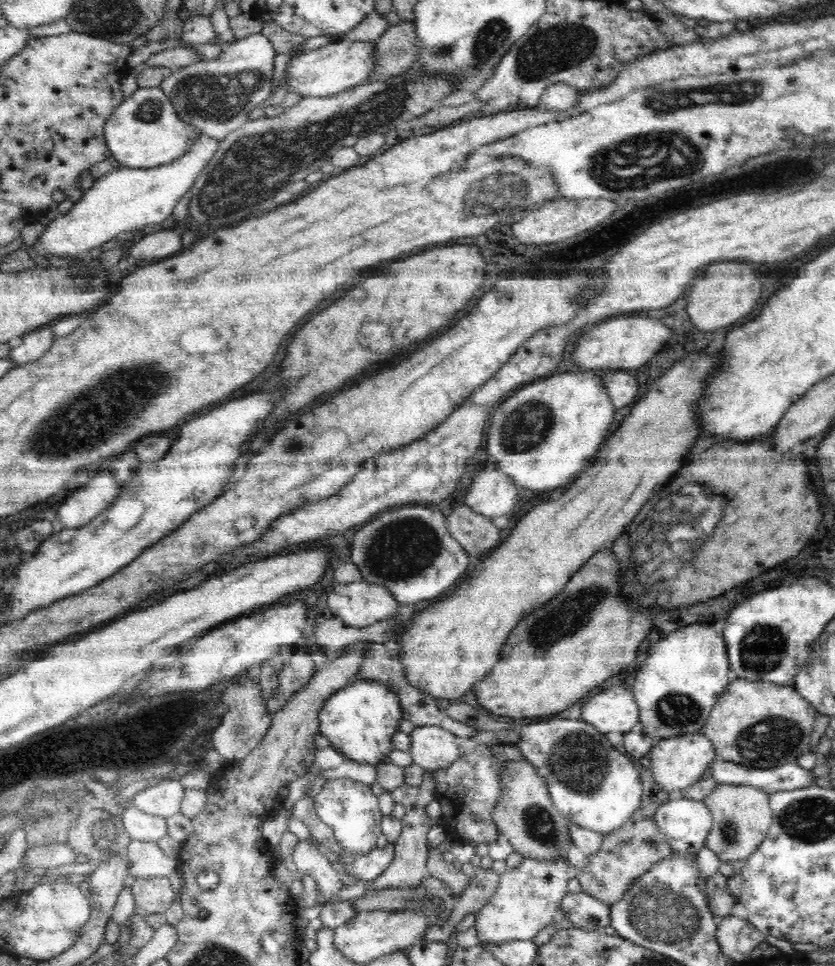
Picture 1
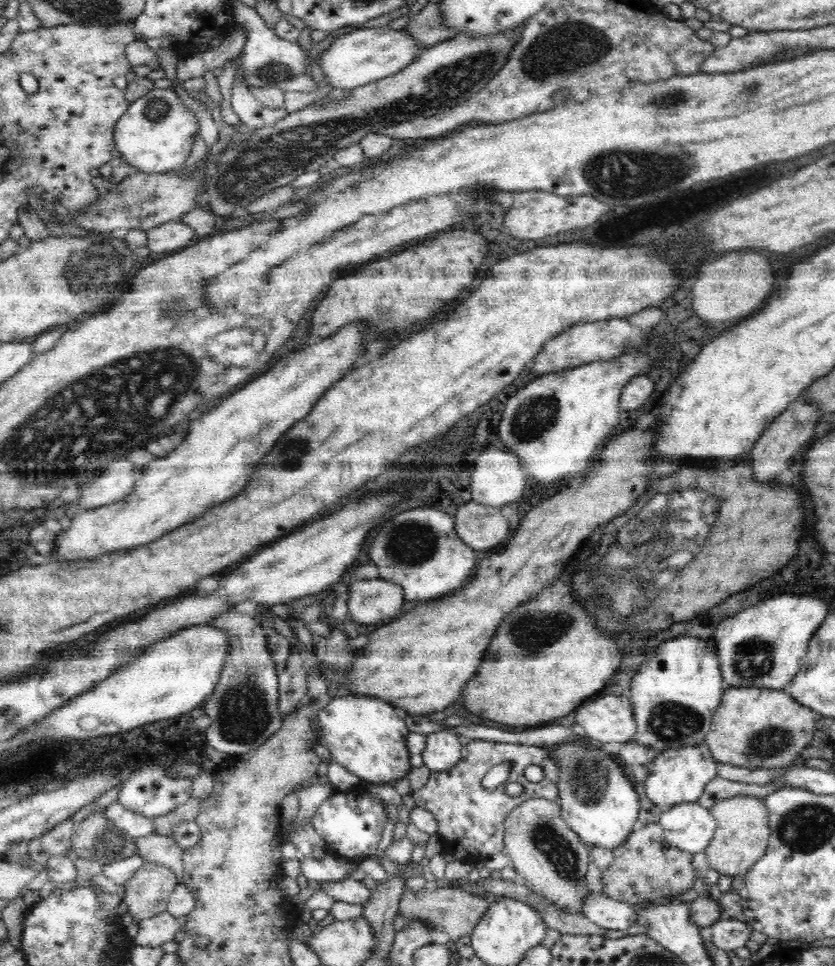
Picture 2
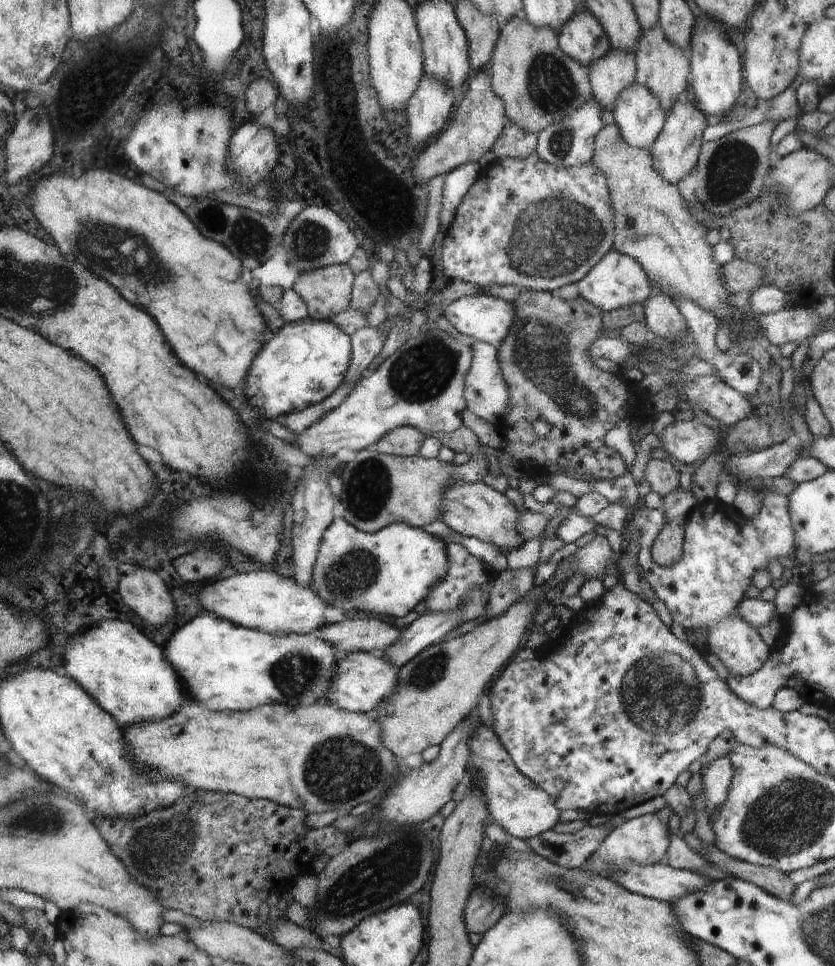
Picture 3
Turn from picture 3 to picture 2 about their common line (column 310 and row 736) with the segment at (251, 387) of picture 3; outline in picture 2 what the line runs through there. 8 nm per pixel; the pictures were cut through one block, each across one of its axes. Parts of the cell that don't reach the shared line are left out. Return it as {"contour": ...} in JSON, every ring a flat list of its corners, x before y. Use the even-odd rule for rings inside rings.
{"contour":[[354,693,335,696,318,713,317,726,320,745,332,754,335,762,361,780,374,785,392,786,410,774,412,765,406,747,409,730,397,709,388,701]]}

